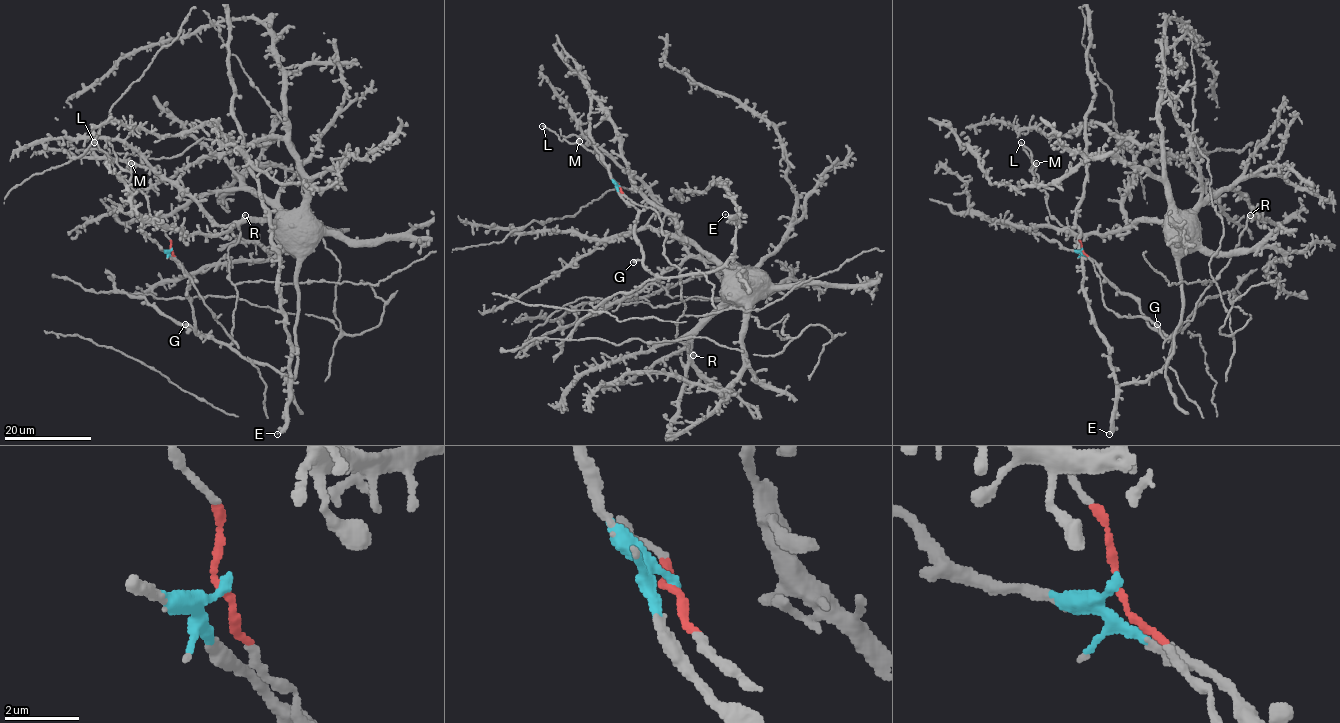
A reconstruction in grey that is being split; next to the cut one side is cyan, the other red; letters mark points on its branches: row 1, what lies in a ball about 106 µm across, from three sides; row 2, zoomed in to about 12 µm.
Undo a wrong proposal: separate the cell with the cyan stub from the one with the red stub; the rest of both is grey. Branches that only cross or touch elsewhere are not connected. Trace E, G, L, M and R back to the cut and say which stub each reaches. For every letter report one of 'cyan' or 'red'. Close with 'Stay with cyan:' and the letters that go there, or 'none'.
E: cyan
G: cyan
L: red
M: red
R: red
Stay with cyan: E, G

